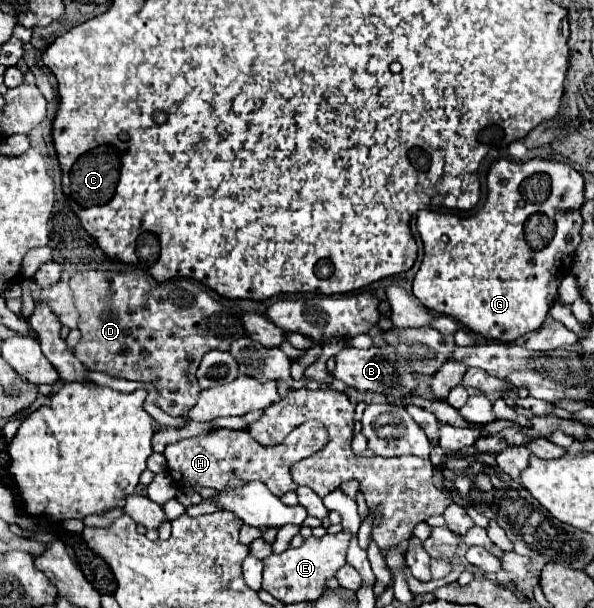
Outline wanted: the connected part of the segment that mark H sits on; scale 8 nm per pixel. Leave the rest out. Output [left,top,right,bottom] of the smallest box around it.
[164,420,328,496]

